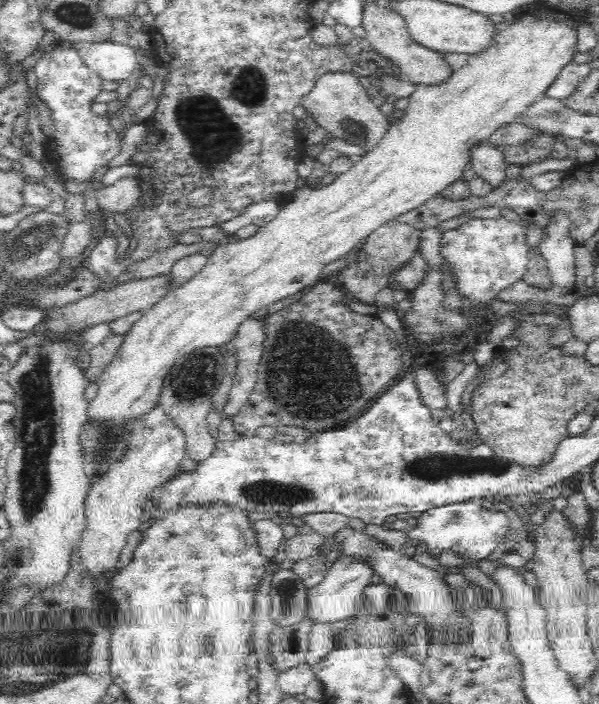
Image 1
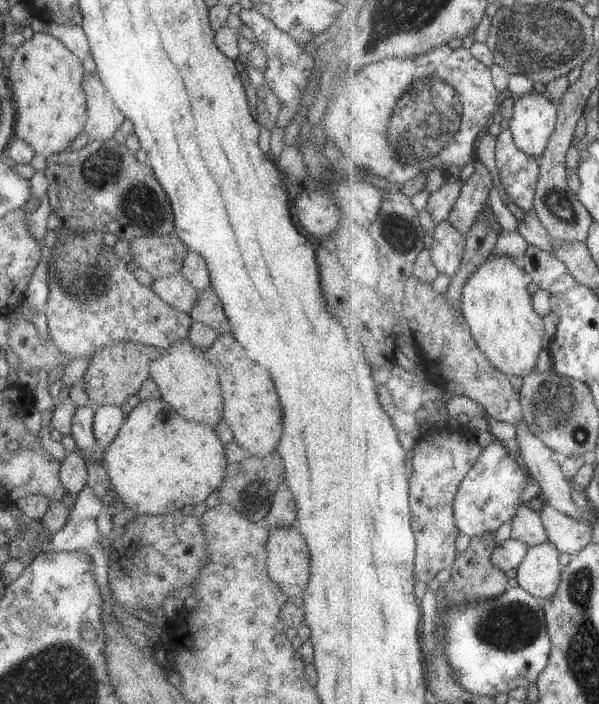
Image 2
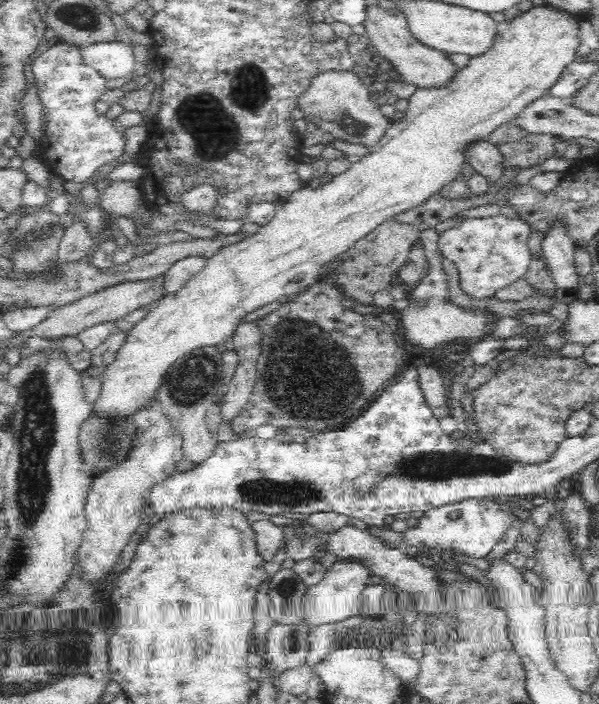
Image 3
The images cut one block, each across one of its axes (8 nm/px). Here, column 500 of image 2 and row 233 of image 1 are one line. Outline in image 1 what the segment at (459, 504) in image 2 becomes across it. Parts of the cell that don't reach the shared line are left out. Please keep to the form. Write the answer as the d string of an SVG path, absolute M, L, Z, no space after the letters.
M502 216L498 218L472 218L464 224L460 224L454 230L448 230L441 233L439 242L440 254L448 260L454 275L457 278L456 289L470 303L486 302L490 299L497 298L500 292L504 291L508 286L521 280L527 272L529 246L526 244L526 226L522 222L514 222L514 220L506 220Z

